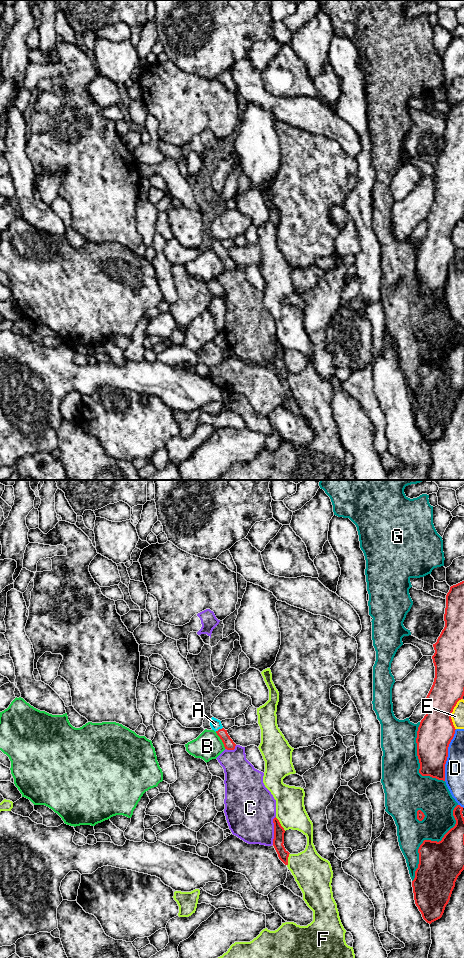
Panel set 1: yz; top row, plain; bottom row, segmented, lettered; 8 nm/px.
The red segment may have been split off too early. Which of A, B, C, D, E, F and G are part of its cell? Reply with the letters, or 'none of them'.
A

